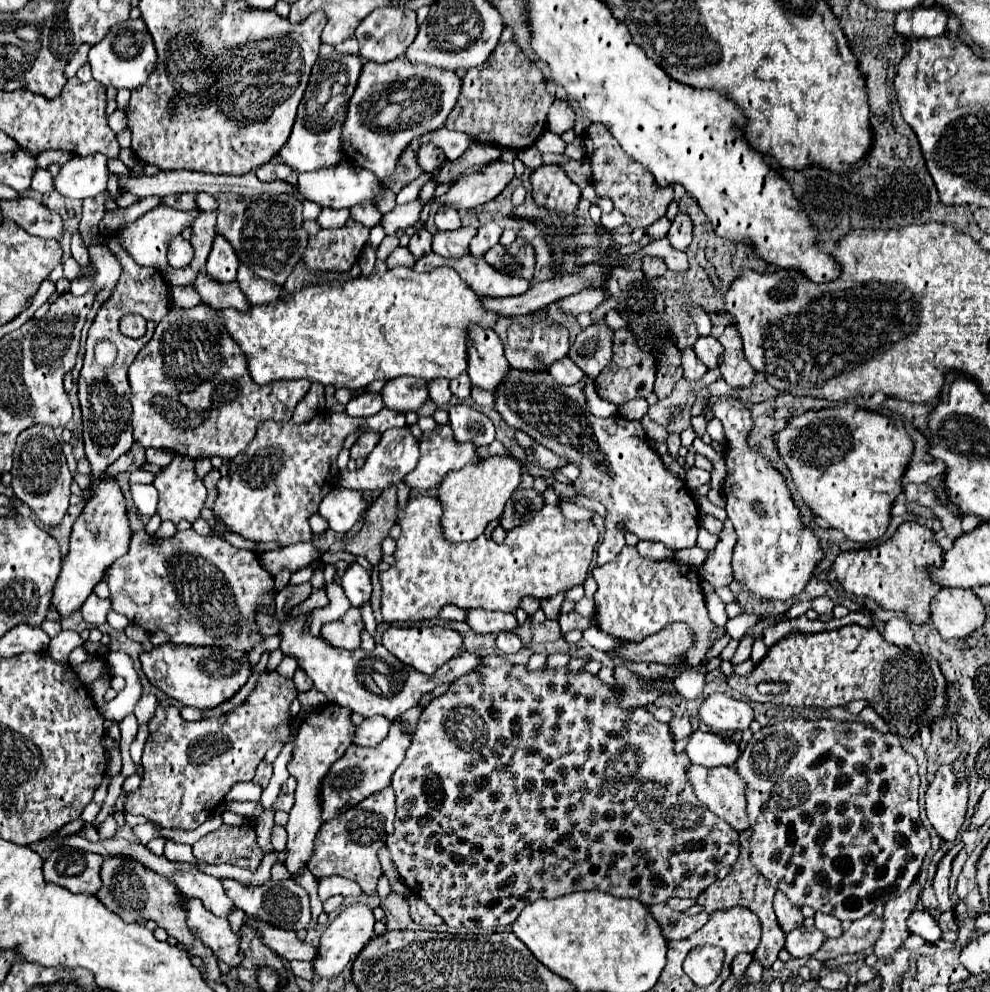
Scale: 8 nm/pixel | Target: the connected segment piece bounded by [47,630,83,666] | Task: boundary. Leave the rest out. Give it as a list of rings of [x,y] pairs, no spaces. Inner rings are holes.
[[[61,630],[53,640],[51,640],[51,648],[47,650],[47,654],[51,656],[53,662],[65,666],[69,662],[69,654],[73,648],[81,646],[83,640],[75,630]]]

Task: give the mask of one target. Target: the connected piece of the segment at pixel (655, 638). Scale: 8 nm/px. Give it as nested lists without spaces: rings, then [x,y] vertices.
[[[673,623],[671,628],[664,628],[657,634],[649,636],[641,642],[621,642],[613,652],[619,656],[621,662],[661,662],[667,666],[681,666],[675,664],[679,656],[695,644],[695,635],[683,623]]]

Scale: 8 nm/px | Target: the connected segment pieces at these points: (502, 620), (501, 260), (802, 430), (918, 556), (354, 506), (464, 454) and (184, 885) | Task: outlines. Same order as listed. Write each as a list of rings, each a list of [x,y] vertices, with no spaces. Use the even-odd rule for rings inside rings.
[[[469,610],[467,624],[479,634],[489,634],[489,632],[497,634],[497,632],[515,632],[517,630],[517,620],[509,612]]]
[[[517,238],[509,246],[497,244],[483,258],[493,268],[497,268],[503,274],[519,276],[519,278],[525,278],[525,280],[533,280],[533,272],[535,272],[535,248],[525,238]]]
[[[845,404],[839,408],[809,410],[805,416],[793,416],[775,436],[777,452],[781,460],[787,460],[795,488],[815,516],[829,522],[831,528],[841,530],[845,538],[853,542],[867,544],[883,536],[889,526],[891,504],[901,492],[901,476],[913,452],[913,440],[905,432],[899,418],[889,418],[855,404]]]
[[[905,522],[897,532],[879,546],[841,552],[831,564],[831,574],[847,594],[875,600],[885,610],[905,612],[909,622],[923,624],[929,620],[929,602],[939,592],[937,584],[925,572],[927,566],[939,566],[943,548],[935,542],[933,532],[921,524]]]
[[[347,488],[331,490],[319,504],[319,514],[327,520],[333,532],[345,534],[353,528],[357,518],[365,512],[367,504],[361,492],[351,492]]]
[[[437,426],[435,430],[431,432],[423,432],[421,440],[419,440],[419,446],[421,446],[421,458],[419,458],[419,464],[413,472],[409,472],[409,476],[405,476],[405,484],[411,488],[411,490],[419,490],[419,492],[429,492],[431,488],[435,488],[439,484],[439,480],[443,480],[443,476],[451,470],[461,470],[463,466],[467,464],[481,464],[481,456],[477,454],[477,446],[471,444],[471,442],[457,442],[453,438],[453,432],[451,432],[451,426]]]
[[[181,872],[173,876],[177,888],[191,898],[199,898],[203,906],[219,918],[229,918],[235,910],[233,900],[223,892],[223,886],[215,876],[207,876],[203,872]]]

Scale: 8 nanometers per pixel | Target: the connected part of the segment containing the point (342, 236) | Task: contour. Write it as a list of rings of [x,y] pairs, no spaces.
[[[349,220],[339,230],[321,230],[309,236],[303,264],[309,272],[349,272],[369,240],[369,228]]]

